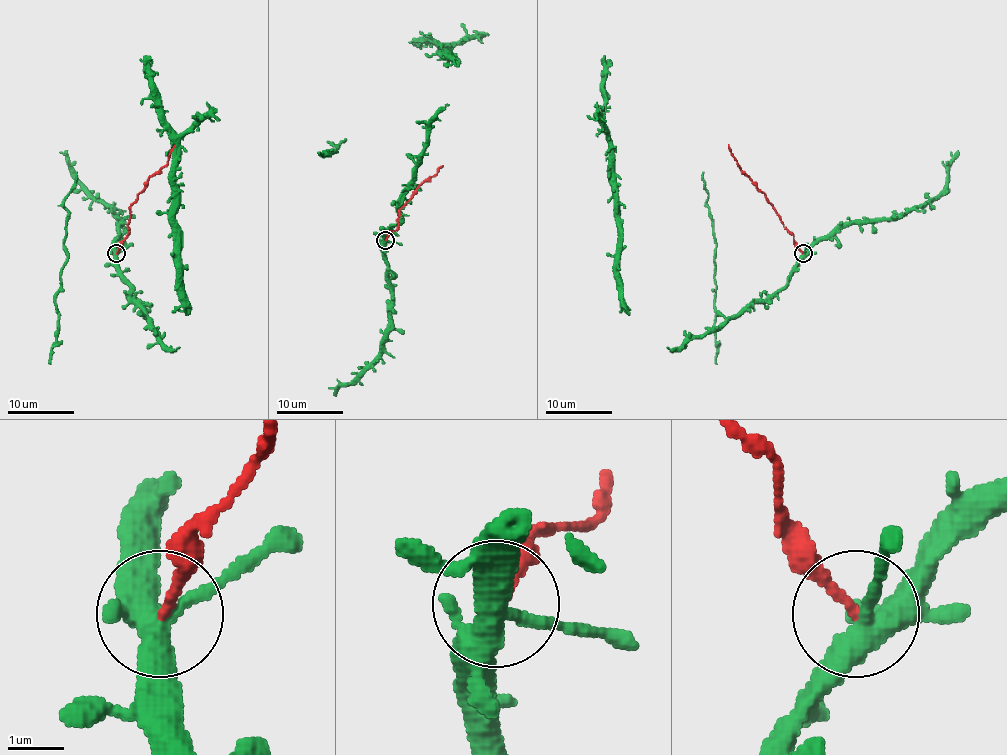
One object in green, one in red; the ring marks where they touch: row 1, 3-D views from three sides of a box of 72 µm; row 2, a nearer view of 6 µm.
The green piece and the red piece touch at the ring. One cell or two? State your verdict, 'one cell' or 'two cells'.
two cells

